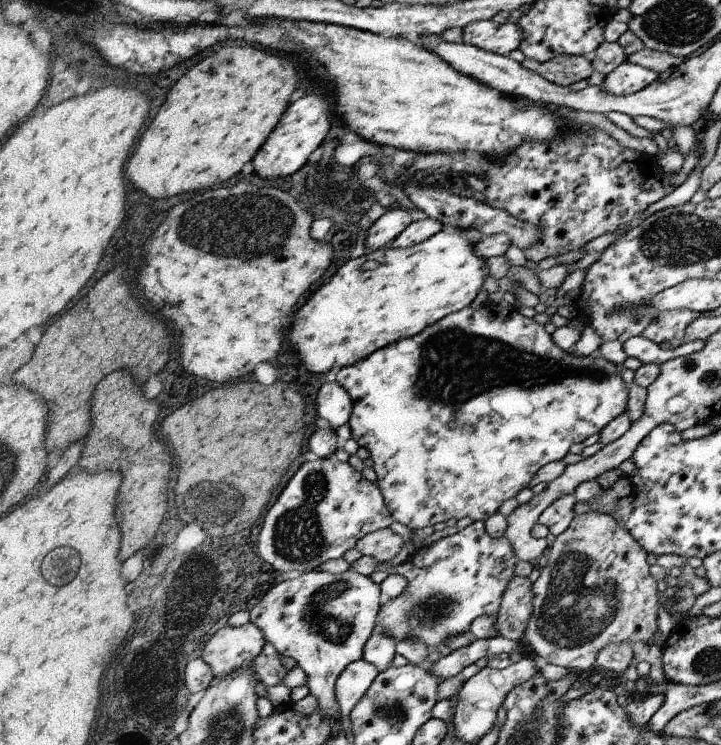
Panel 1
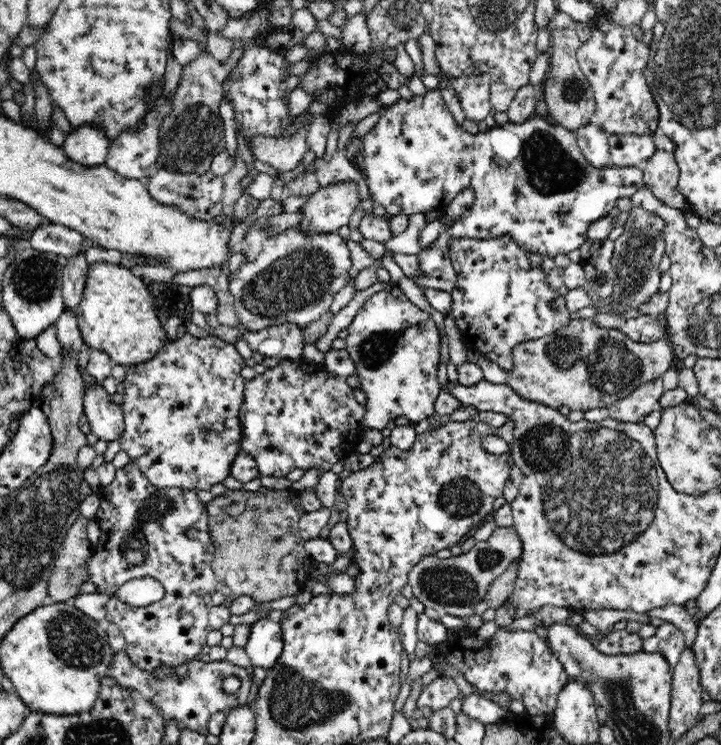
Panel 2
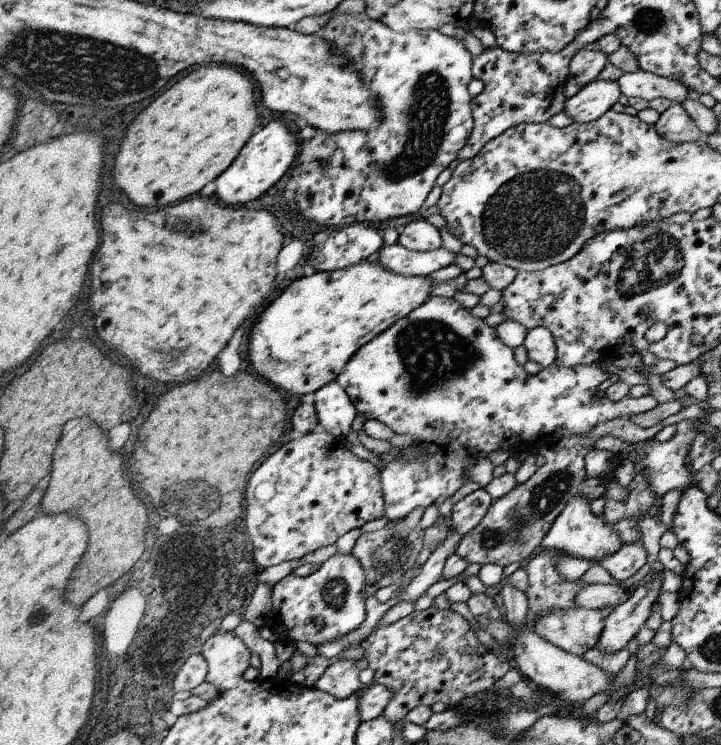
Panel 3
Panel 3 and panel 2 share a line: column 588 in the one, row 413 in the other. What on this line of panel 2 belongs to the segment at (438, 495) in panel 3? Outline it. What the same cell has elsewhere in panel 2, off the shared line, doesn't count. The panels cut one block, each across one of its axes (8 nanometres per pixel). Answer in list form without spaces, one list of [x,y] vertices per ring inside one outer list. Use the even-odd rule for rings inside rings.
[[[398,284],[376,292],[358,312],[348,330],[345,349],[355,364],[359,386],[366,393],[367,402],[362,424],[366,428],[381,431],[388,422],[405,416],[412,423],[426,419],[435,414],[434,404],[441,390],[436,377],[440,362],[442,336],[431,315],[417,308],[400,290]]]

